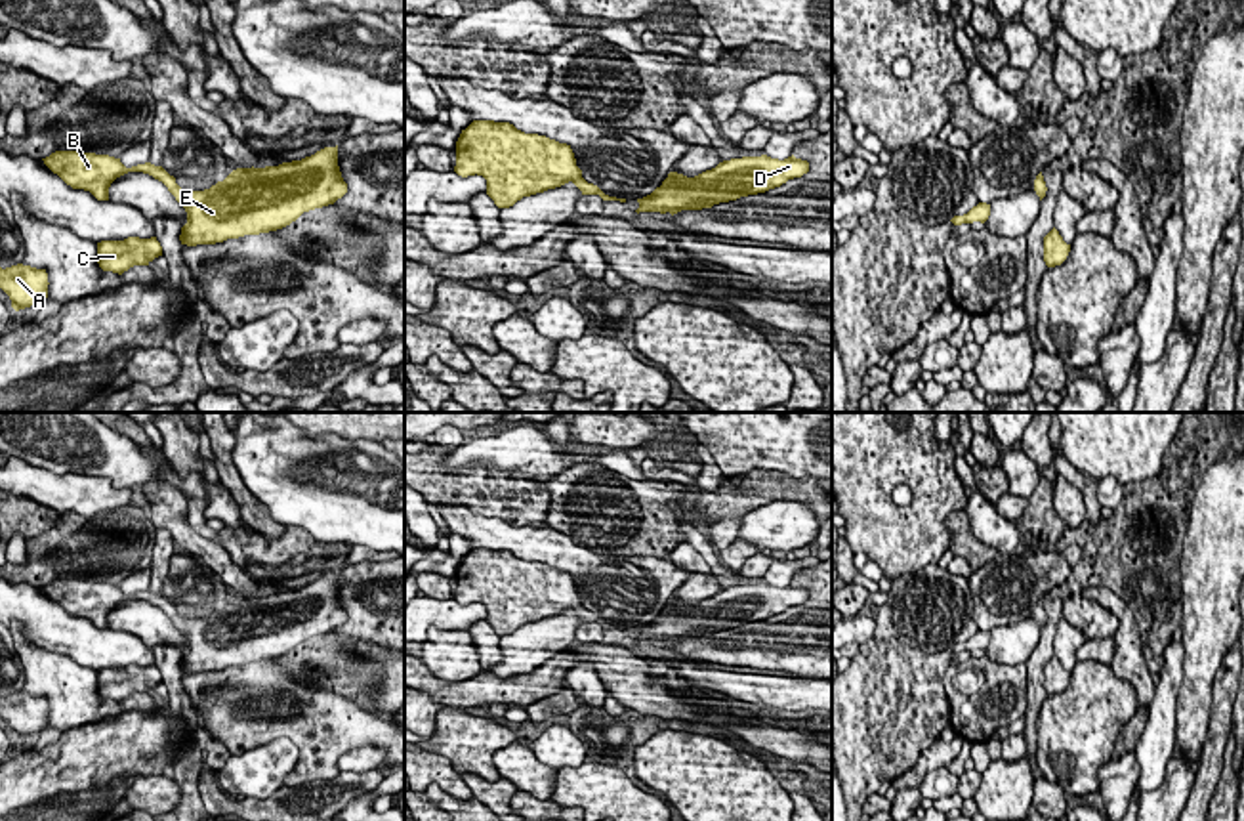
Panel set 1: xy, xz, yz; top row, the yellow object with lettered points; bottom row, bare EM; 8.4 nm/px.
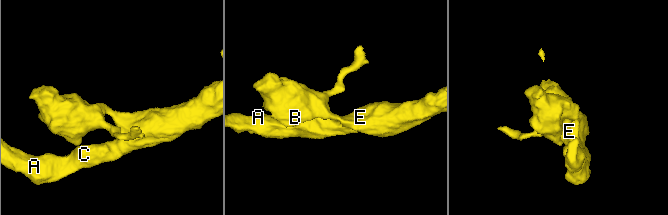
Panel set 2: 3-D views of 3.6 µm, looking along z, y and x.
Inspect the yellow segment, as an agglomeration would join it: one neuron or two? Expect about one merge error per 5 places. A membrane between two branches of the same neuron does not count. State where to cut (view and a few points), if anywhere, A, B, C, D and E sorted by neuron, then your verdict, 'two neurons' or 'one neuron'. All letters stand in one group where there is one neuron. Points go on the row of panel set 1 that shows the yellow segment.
cut none; groups A B C D E; one neuron

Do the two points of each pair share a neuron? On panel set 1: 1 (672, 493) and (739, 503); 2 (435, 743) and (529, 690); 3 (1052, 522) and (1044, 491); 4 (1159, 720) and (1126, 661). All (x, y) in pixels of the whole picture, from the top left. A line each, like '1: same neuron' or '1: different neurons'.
1: different neurons
2: different neurons
3: same neuron
4: different neurons

